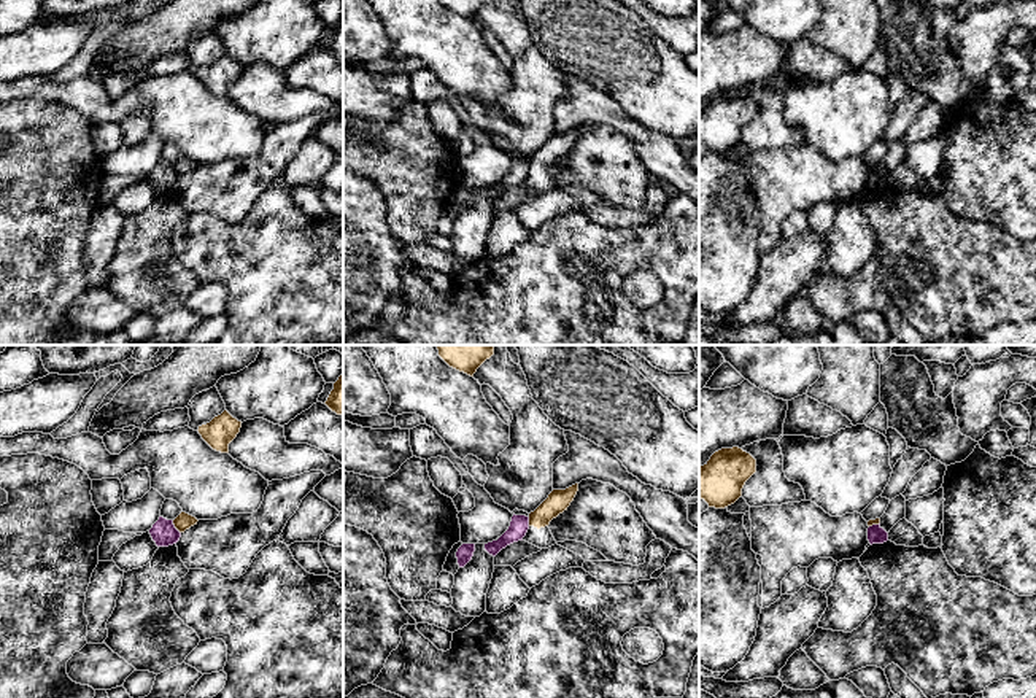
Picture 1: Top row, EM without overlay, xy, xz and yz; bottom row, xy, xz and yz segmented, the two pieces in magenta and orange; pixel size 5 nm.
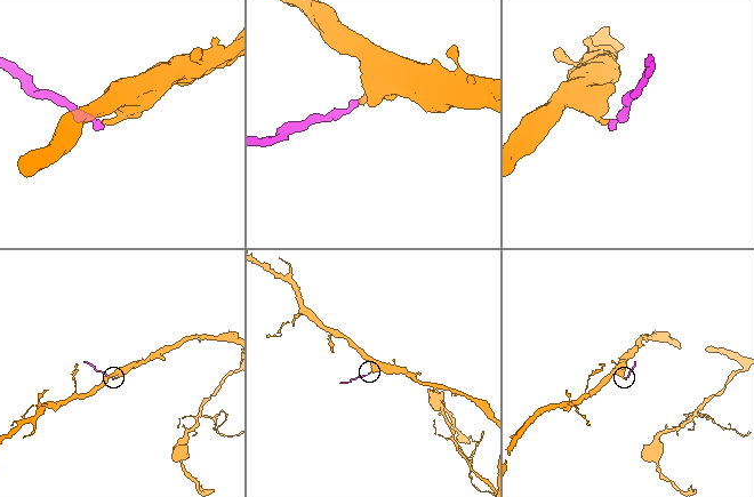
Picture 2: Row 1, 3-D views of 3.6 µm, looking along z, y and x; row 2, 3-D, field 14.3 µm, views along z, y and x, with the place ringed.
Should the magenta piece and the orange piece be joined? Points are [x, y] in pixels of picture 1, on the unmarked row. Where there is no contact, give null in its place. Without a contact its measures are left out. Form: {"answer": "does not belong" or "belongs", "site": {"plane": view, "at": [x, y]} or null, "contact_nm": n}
{"answer": "does not belong", "site": {"plane": "xy", "at": [173, 170]}, "contact_nm": 80}

